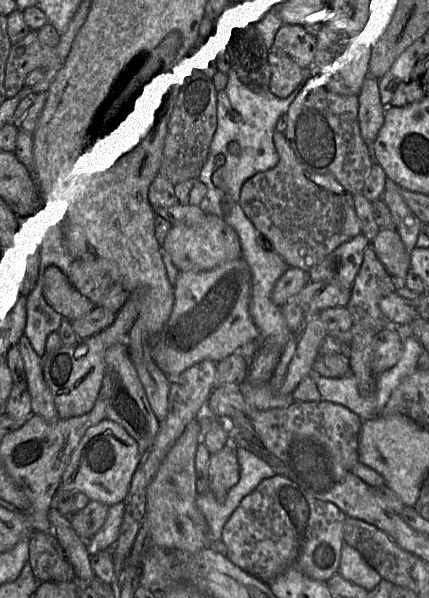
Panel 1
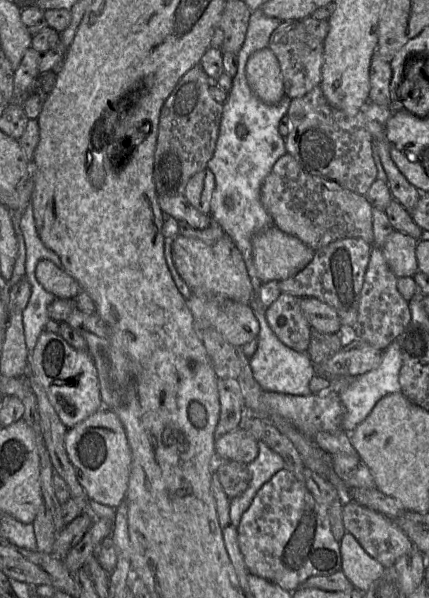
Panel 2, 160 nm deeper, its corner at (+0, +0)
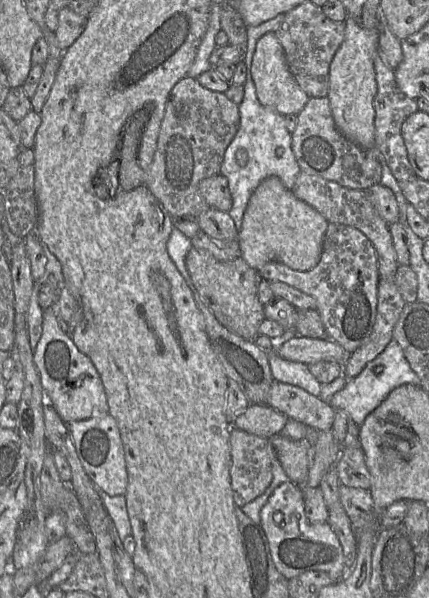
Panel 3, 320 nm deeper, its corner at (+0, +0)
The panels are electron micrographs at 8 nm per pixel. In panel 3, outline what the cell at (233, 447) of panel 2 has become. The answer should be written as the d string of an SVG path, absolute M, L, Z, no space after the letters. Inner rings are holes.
M250 404L232 422L232 428L270 439L280 433L289 418L265 404Z

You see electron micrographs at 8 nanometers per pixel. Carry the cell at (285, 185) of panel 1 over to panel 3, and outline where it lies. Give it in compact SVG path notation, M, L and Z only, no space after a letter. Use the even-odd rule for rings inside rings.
M301 171L291 188L300 200L317 210L329 223L351 226L361 231L372 243L378 263L379 279L394 280L399 266L387 222L365 198L362 190L343 187L336 182Z

